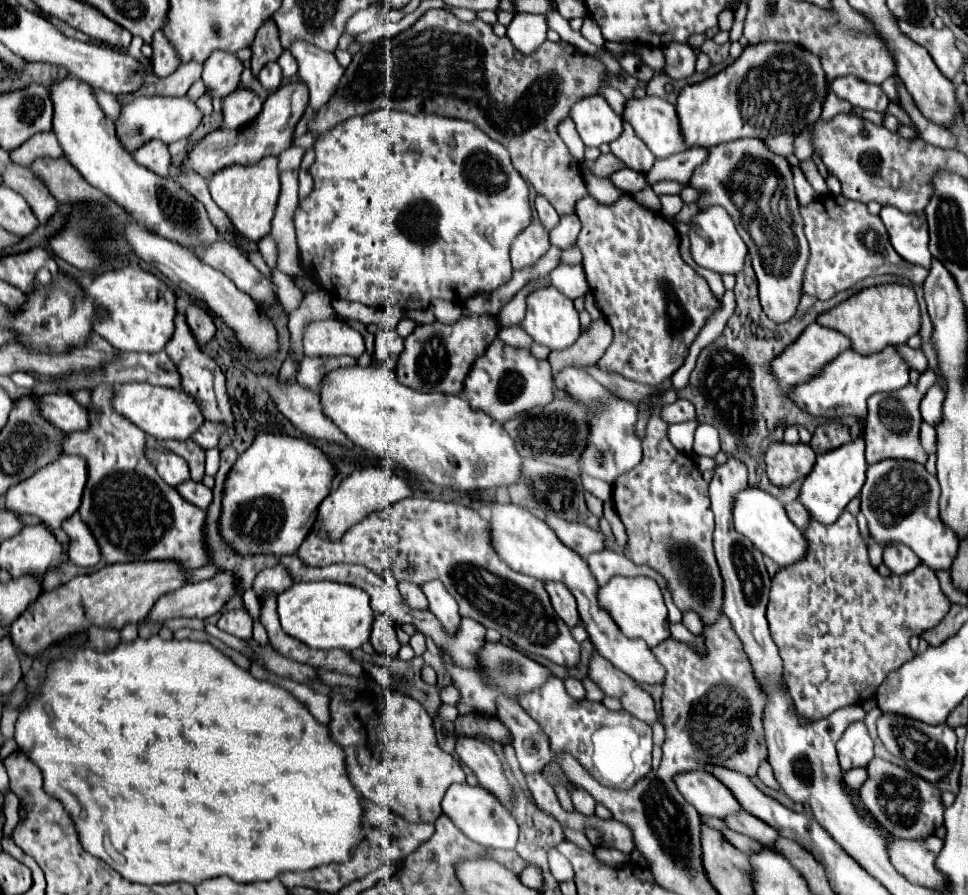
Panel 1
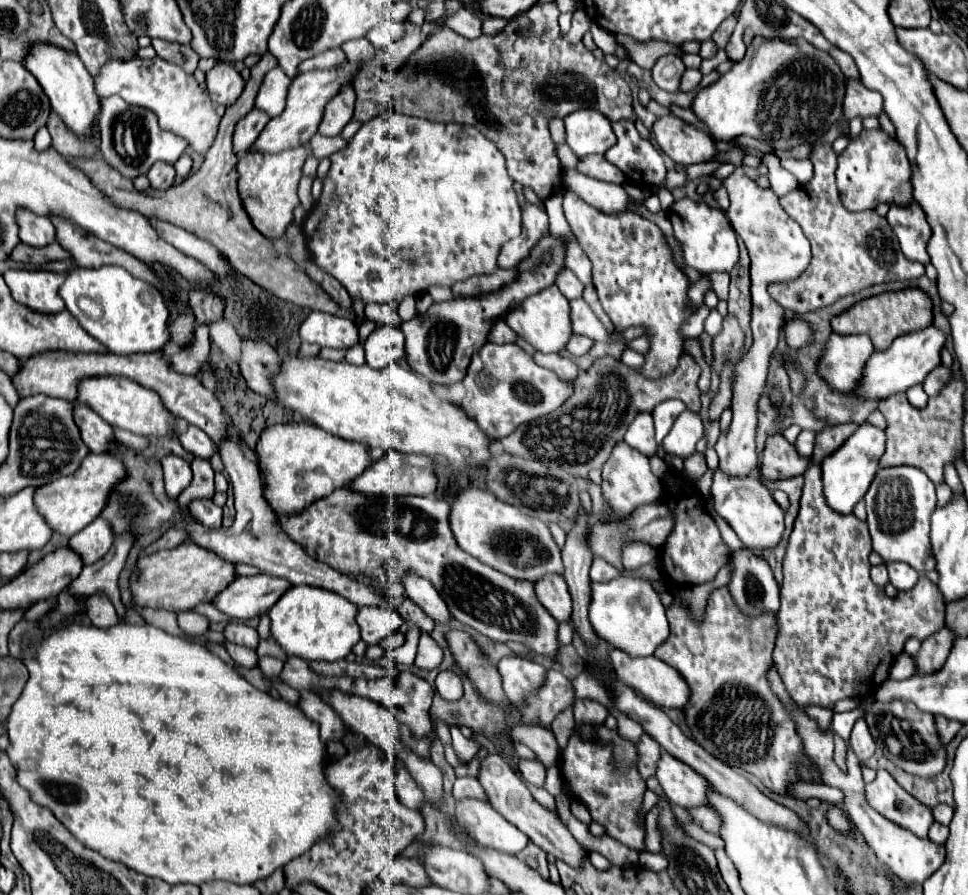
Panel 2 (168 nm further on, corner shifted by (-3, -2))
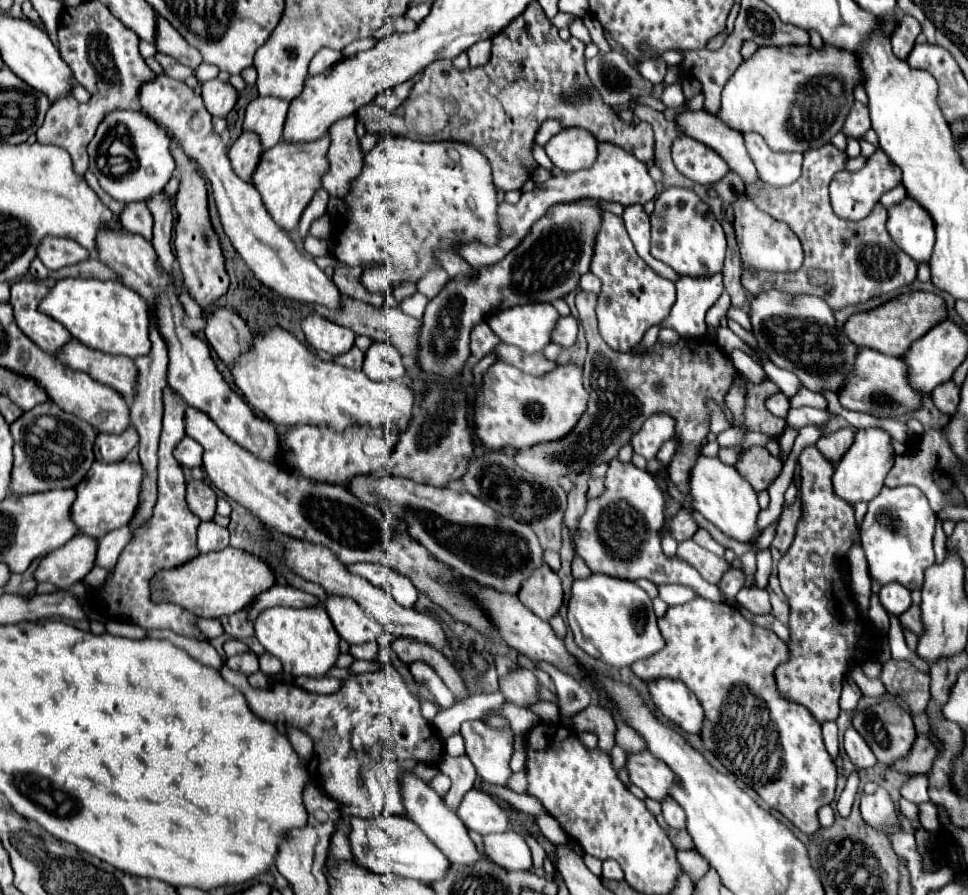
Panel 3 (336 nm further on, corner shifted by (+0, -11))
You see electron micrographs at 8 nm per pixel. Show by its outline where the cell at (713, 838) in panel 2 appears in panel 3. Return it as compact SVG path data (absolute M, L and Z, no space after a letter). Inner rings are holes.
M664 827L664 829L670 835L676 849L694 849L694 843L692 843L692 839L690 839L690 835L686 831L674 831L672 827Z

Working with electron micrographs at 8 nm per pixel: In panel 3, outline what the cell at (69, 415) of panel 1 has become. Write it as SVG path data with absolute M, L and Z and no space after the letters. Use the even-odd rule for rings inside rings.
M130 425L122 435L106 435L98 433L96 447L100 451L100 461L114 463L126 459L126 455L138 445L138 433Z

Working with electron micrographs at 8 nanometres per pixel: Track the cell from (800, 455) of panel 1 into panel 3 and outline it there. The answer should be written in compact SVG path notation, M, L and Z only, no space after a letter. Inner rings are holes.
M748 447L740 453L736 469L756 491L762 491L768 489L770 483L780 475L782 463L778 457L772 457L764 447Z

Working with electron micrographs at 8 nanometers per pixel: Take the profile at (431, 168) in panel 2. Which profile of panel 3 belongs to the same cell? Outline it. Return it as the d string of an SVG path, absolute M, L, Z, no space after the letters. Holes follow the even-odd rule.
M382 137L380 143L370 153L364 155L364 169L352 181L352 189L350 189L350 193L348 193L348 197L344 201L348 205L350 213L346 217L338 219L338 229L336 229L338 235L334 235L334 243L336 243L334 255L344 265L362 265L364 271L362 271L360 281L364 283L364 287L368 291L378 291L382 295L388 295L390 287L396 287L402 281L416 283L420 277L424 277L430 267L438 265L438 261L434 259L434 251L436 249L448 249L450 251L454 247L454 243L458 243L458 241L474 241L474 239L478 239L482 243L494 243L500 237L500 229L498 229L498 223L496 223L498 199L496 199L496 187L492 183L490 163L478 149L474 149L470 145L464 145L464 143L450 143L450 141L424 143L424 141L412 141L412 139L406 139L406 137Z

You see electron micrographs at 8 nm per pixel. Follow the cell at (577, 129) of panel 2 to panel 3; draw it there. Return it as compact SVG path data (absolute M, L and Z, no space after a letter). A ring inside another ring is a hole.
M560 129L544 147L546 155L564 173L590 167L598 157L598 141L582 129Z

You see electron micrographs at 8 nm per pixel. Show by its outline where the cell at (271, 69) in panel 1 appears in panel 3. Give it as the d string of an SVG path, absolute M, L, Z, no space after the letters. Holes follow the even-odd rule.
M256 97L246 107L242 129L256 133L260 137L262 149L270 149L282 139L286 111L288 103L278 97Z

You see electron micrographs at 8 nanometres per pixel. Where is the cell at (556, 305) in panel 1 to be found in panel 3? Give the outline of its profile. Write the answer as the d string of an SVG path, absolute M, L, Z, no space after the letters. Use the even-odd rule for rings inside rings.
M530 303L530 305L516 305L498 313L492 313L486 323L488 327L500 337L500 341L522 347L524 353L540 353L550 343L550 333L556 325L558 311L550 303Z

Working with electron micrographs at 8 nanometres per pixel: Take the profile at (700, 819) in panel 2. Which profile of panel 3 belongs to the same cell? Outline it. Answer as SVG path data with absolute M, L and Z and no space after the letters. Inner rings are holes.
M670 797L662 799L662 815L670 827L674 827L674 829L686 827L686 815L684 815L682 807L678 803L674 803L674 799L670 799Z

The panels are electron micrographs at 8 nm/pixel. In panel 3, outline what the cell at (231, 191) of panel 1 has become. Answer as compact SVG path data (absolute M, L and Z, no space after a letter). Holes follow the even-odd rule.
M326 135L322 139L308 143L280 141L276 147L262 153L258 169L254 173L254 187L260 191L262 201L268 213L272 215L272 219L278 223L278 227L282 227L288 233L298 227L302 211L314 197L316 189L320 189L322 175L328 173L328 157L326 157L328 147L330 147L330 137Z

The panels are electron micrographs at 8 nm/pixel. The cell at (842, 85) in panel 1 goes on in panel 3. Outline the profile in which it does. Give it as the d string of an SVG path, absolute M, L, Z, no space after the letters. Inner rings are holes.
M860 101L854 103L846 123L844 123L844 129L842 133L846 137L852 137L852 139L862 139L864 133L870 129L870 113L868 113L868 107L862 105Z

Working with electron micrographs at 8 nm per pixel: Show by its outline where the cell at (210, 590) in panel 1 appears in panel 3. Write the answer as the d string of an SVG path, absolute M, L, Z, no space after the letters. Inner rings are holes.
M274 585L272 589L264 591L262 595L258 595L252 603L252 607L248 607L248 617L250 619L256 619L256 615L262 611L262 609L268 609L268 607L276 607L276 605L282 605L282 607L294 607L294 609L300 609L300 607L316 607L320 605L320 599L316 595L310 595L306 591L300 591L300 589L294 589L290 585Z

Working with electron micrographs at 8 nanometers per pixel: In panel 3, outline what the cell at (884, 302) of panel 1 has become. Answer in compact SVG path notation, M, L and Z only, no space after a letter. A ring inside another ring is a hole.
M910 291L894 297L892 301L870 309L862 313L854 313L846 325L844 333L858 345L858 347L868 347L874 351L880 351L884 355L892 357L902 357L908 349L910 343L920 339L924 333L928 333L938 321L948 317L946 301L940 295L928 293L928 291Z

